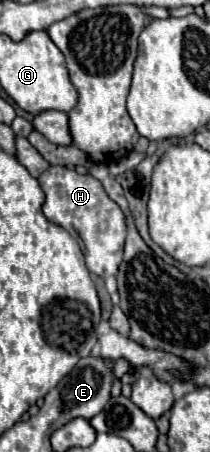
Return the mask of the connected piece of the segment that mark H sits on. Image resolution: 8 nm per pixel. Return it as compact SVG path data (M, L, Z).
M52 165L38 177L38 183L46 195L42 205L44 215L52 221L62 225L80 245L86 265L90 273L98 277L110 277L118 273L118 265L122 263L122 249L126 241L126 215L118 209L118 203L112 201L102 183L92 177L90 173L78 173L64 165Z

